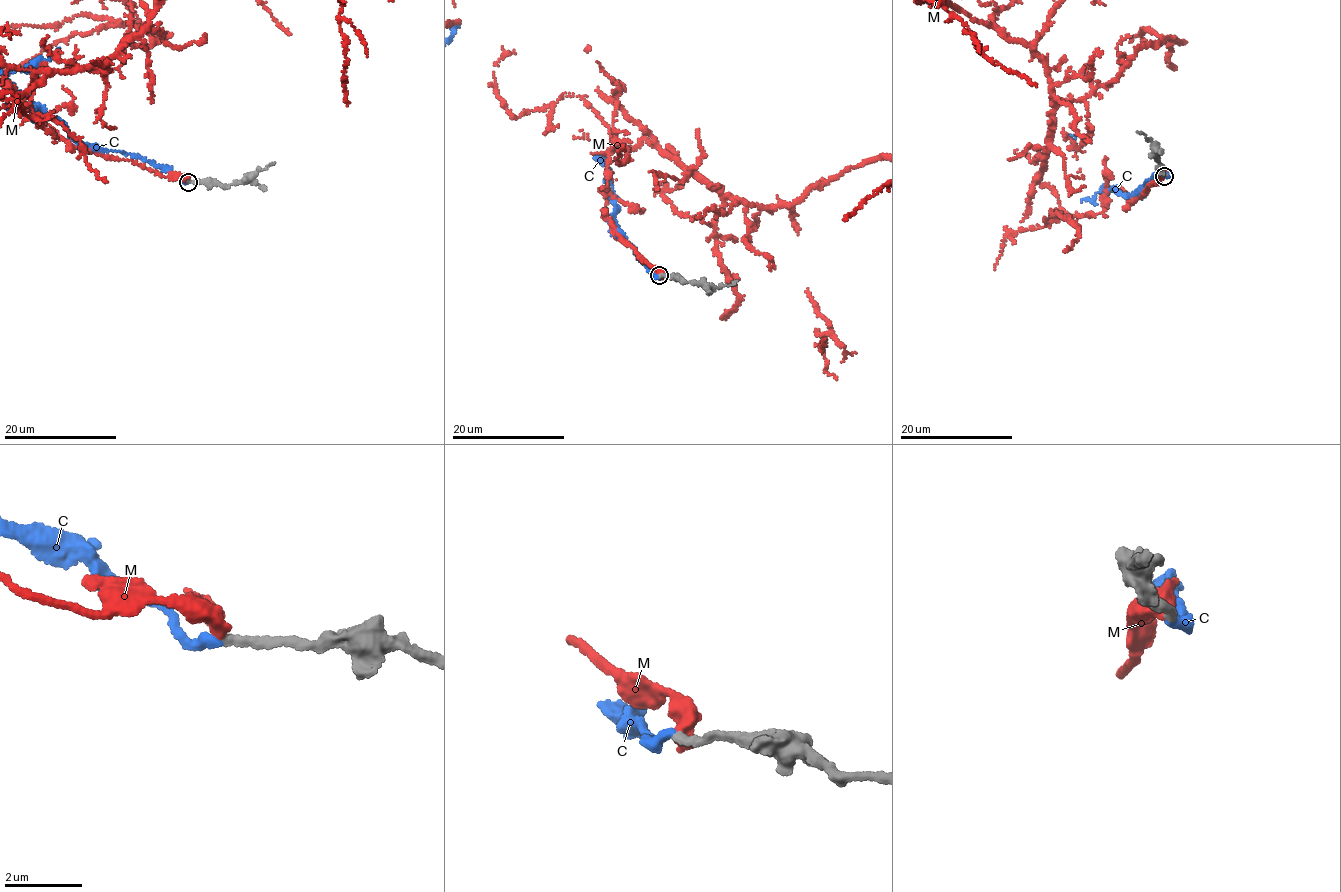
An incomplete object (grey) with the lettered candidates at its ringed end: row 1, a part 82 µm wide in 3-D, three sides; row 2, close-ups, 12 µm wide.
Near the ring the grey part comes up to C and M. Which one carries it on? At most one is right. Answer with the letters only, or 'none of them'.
C

